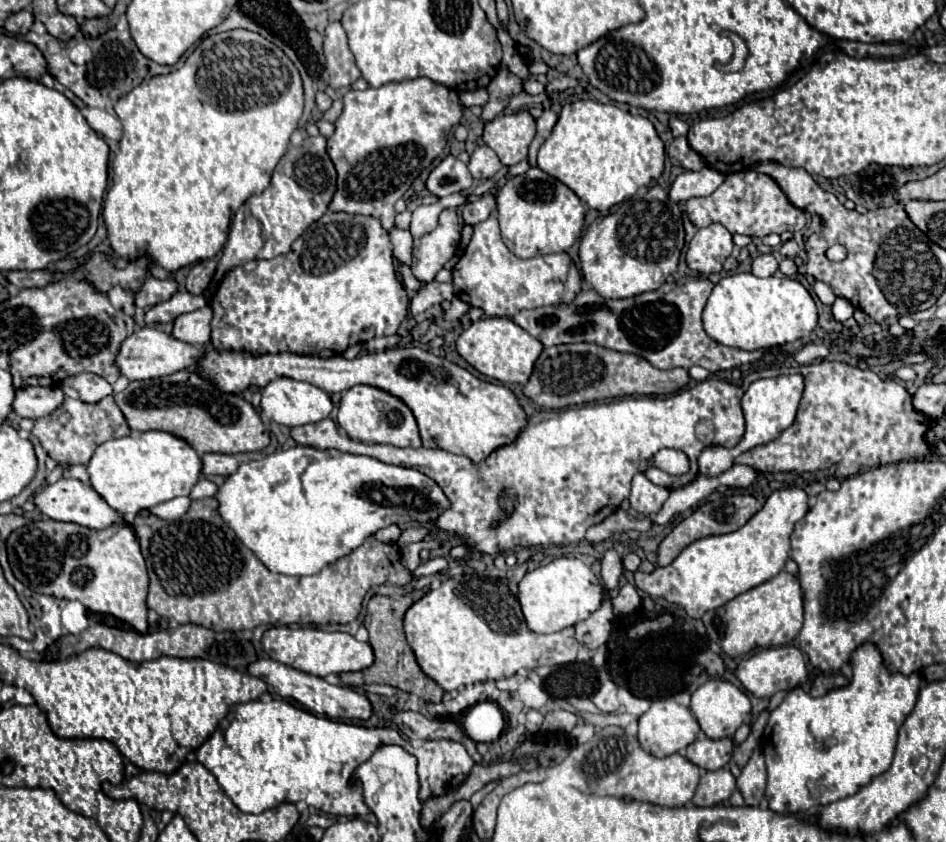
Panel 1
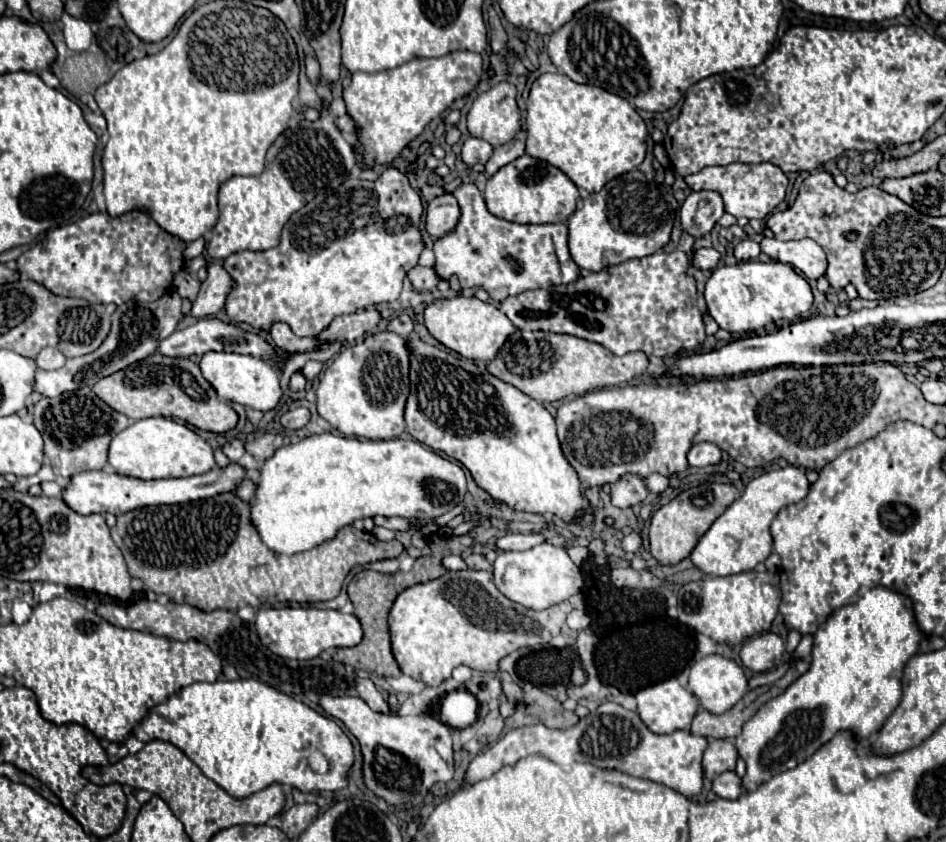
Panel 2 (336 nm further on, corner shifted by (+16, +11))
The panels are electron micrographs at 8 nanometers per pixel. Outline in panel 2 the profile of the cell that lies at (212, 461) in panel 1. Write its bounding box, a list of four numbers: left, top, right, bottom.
[224,440,244,462]

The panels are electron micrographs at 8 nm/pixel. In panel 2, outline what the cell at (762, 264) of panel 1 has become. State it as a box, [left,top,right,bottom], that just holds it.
[734,238,760,260]

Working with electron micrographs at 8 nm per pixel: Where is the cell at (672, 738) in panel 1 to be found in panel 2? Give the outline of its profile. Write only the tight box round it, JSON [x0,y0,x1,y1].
[636,678,700,734]

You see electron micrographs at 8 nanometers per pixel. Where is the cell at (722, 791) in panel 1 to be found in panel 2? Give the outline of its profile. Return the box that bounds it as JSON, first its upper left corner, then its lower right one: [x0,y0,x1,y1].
[704,740,738,780]

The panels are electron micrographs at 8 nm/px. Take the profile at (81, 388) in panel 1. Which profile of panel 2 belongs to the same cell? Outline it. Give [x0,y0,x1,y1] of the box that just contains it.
[36,348,66,370]

